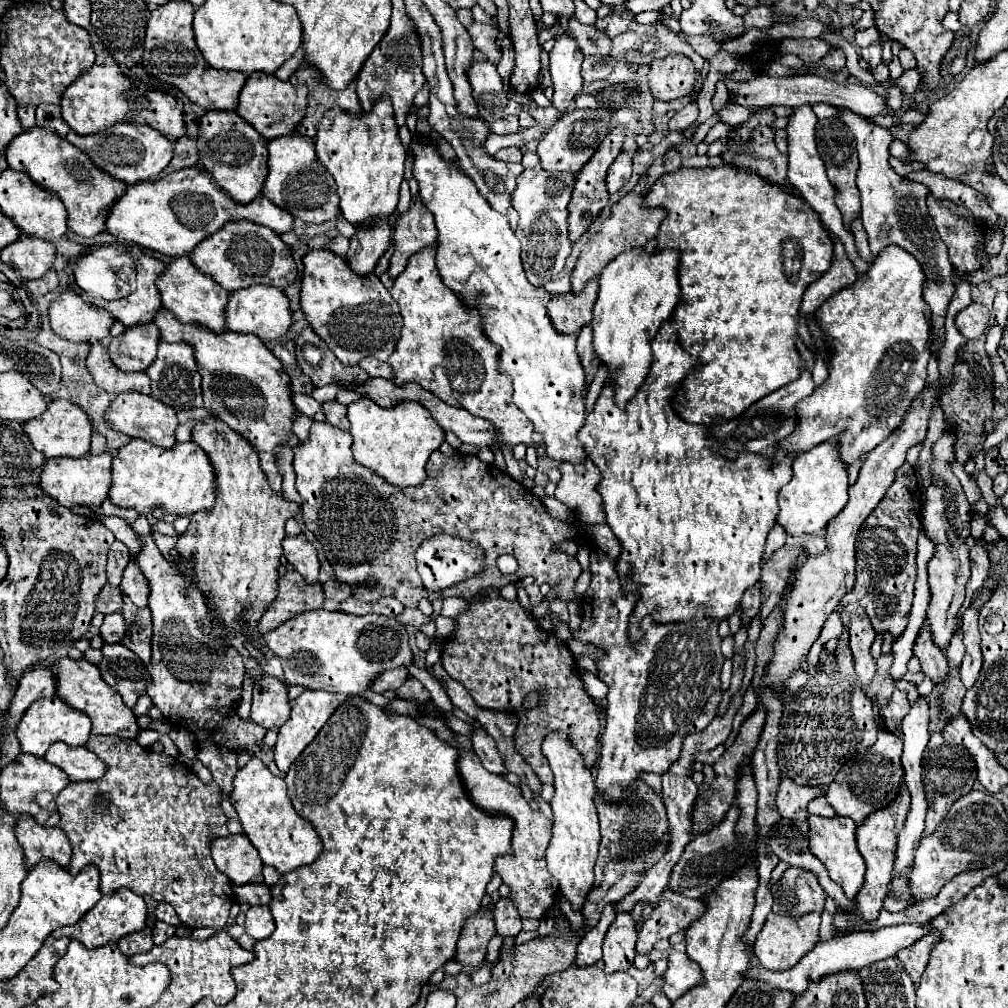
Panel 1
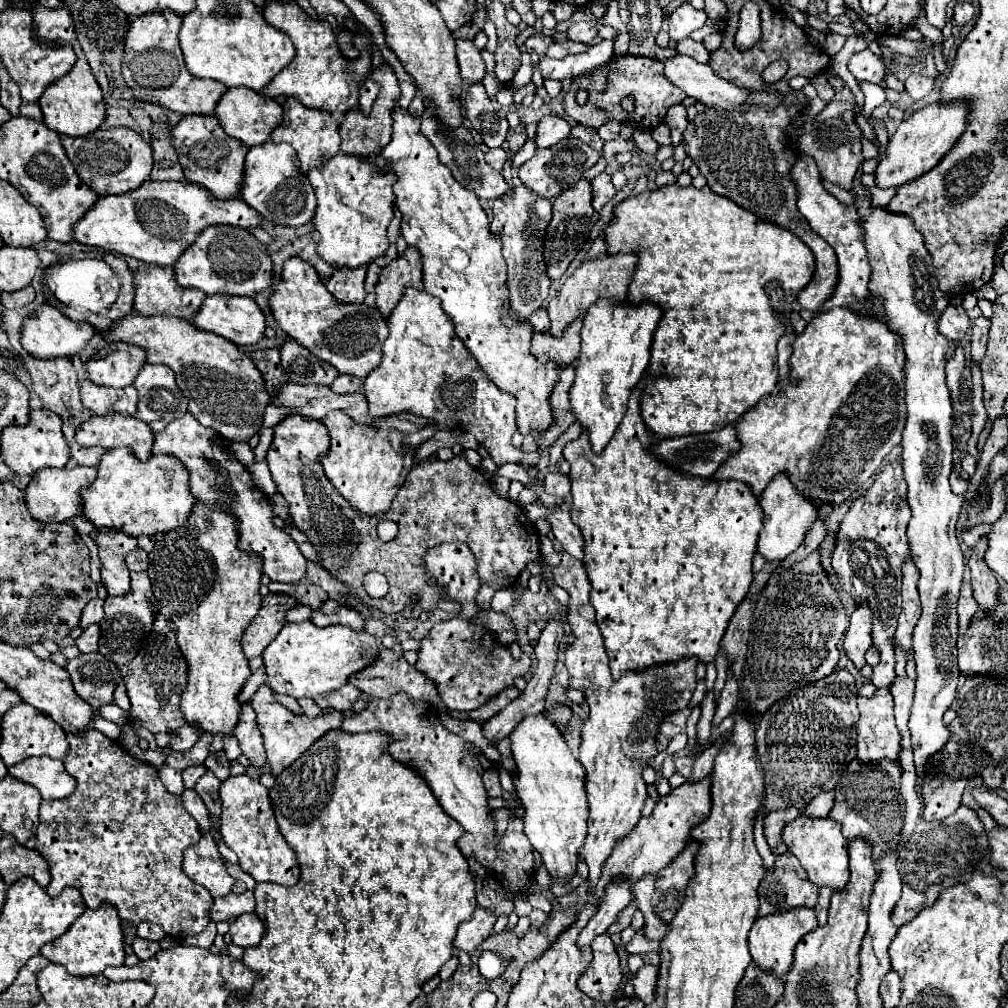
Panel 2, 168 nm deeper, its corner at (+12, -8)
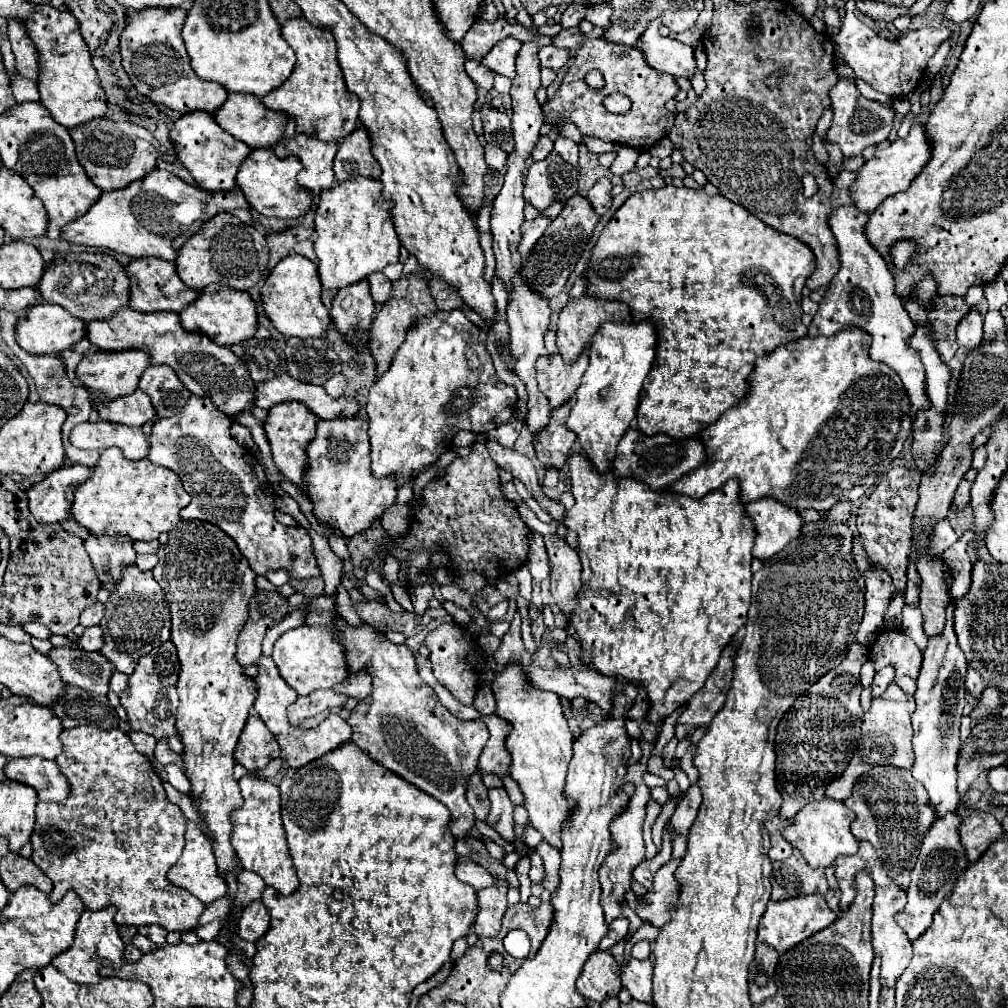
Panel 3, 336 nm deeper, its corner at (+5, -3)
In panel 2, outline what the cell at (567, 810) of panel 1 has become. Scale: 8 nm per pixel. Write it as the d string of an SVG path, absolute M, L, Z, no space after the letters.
M541 713L523 717L509 739L515 773L519 773L513 777L513 783L523 807L523 831L531 845L539 851L547 871L553 877L569 881L579 859L577 849L581 847L587 831L585 823L589 817L589 805L585 799L585 771L567 747L557 725Z

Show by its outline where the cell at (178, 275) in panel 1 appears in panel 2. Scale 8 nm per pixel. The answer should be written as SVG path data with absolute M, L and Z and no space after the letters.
M143 265L135 271L135 299L133 309L141 315L175 315L183 319L191 319L193 313L199 311L203 299L207 297L203 291L197 289L183 289L175 283L173 267L153 267Z

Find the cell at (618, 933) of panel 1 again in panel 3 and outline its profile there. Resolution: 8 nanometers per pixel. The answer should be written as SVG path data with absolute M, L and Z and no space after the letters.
M596 950L584 964L582 974L576 982L578 992L588 998L602 1002L608 996L616 996L622 988L620 966L608 950Z

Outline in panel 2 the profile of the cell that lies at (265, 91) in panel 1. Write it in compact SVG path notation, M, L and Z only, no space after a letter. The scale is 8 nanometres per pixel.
M233 87L233 89L227 89L225 95L221 97L221 101L217 103L217 109L215 109L215 117L219 119L223 131L245 143L247 147L255 147L255 145L261 145L265 141L269 141L271 137L271 131L281 123L283 119L283 107L273 101L273 99L267 99L263 97L261 93L253 91L253 89L247 89L247 87Z

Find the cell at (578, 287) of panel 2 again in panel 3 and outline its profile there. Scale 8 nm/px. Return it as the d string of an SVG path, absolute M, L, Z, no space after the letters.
M584 292L578 298L568 298L566 306L558 314L558 330L556 330L558 350L560 350L562 358L566 362L574 362L578 358L578 354L590 344L600 322L606 322L606 320L612 320L612 322L630 320L630 308L624 302L618 302L618 300L604 300L604 298L598 298L598 296L588 296L588 292Z

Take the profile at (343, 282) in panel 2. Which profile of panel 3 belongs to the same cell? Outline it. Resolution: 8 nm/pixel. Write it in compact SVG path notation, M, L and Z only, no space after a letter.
M356 282L356 286L344 286L332 300L330 316L342 336L352 330L368 330L374 318L374 300L370 296L368 282Z

